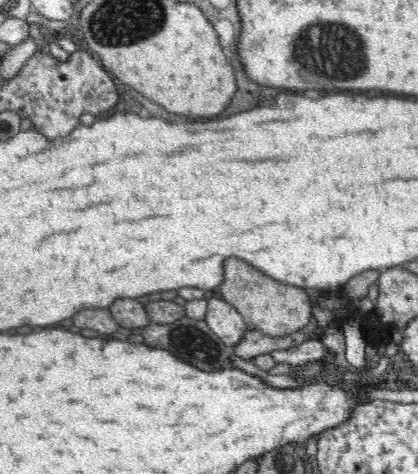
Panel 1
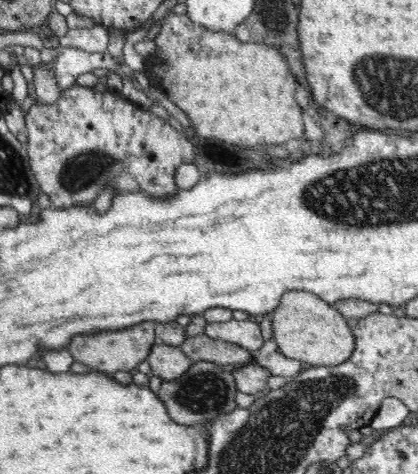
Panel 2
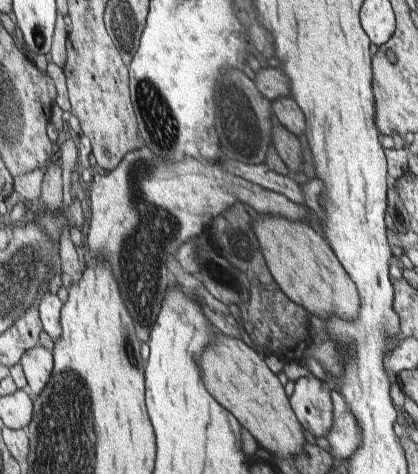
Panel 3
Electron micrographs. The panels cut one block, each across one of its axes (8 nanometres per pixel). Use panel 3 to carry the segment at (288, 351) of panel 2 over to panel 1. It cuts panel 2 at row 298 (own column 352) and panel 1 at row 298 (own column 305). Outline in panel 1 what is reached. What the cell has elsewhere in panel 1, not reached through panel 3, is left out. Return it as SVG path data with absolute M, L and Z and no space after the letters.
M228 258L224 262L224 282L220 286L220 292L228 304L236 306L236 310L244 316L246 322L254 324L256 330L272 338L300 332L310 324L312 318L314 304L310 302L312 298L308 296L308 292L266 276L262 270L250 266L246 260Z

